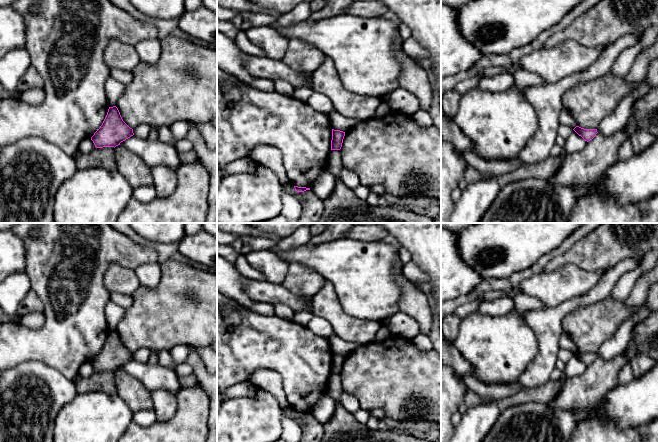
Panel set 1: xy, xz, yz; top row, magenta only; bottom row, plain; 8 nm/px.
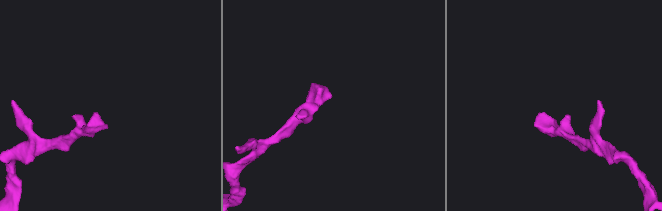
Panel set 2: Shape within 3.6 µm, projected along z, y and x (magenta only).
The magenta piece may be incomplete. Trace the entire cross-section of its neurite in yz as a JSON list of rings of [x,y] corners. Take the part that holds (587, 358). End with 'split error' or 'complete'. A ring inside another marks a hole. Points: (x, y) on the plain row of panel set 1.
[[[576,350],[573,354],[587,366],[592,364],[598,357],[597,353],[584,353],[579,350]]]; complete

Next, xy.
[[[116,330],[109,331],[100,352],[91,361],[96,372],[116,371],[133,360],[133,353],[122,343]]]; complete

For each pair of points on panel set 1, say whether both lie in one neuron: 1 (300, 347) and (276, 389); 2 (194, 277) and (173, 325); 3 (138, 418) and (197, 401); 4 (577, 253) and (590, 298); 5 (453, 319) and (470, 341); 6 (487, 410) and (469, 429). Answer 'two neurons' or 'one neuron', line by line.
1: two neurons
2: one neuron
3: two neurons
4: two neurons
5: two neurons
6: one neuron

